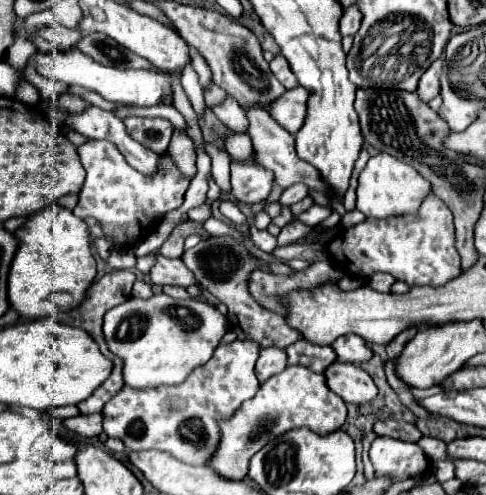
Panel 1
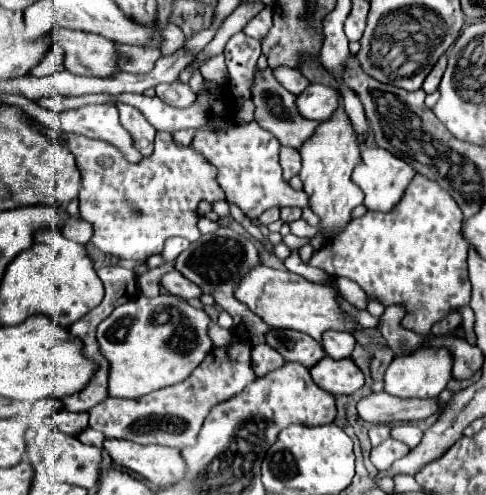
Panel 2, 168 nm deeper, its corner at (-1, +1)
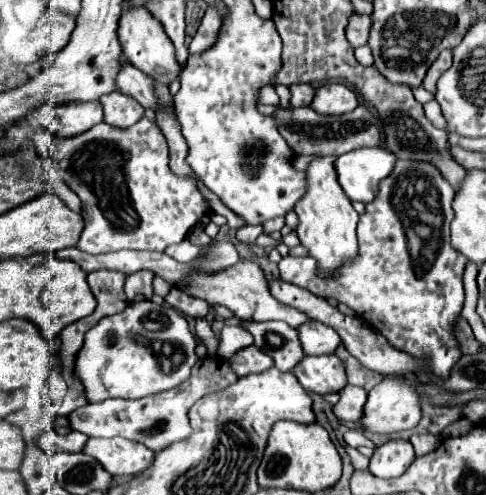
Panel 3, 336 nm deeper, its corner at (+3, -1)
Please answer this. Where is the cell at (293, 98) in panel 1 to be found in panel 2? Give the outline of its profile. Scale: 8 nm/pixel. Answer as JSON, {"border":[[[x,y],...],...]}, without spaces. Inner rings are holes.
{"border":[[[310,84],[300,96],[296,96],[296,106],[300,116],[308,120],[326,120],[338,108],[338,88],[324,84]]]}

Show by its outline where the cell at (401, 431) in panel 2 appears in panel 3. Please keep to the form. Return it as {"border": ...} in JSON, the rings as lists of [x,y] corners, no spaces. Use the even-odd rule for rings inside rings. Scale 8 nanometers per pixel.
{"border":[[[348,430],[348,432],[344,434],[344,442],[346,442],[348,446],[352,446],[352,448],[358,448],[358,446],[374,448],[374,444],[372,444],[364,434],[360,434],[360,430]]]}

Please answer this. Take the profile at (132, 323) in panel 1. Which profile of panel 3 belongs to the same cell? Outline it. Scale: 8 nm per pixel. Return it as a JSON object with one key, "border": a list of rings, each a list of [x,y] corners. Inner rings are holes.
{"border":[[[148,300],[132,302],[124,312],[106,316],[88,330],[84,346],[76,354],[74,374],[82,382],[82,394],[88,402],[102,402],[106,398],[136,400],[182,384],[198,362],[194,354],[196,344],[180,312]]]}

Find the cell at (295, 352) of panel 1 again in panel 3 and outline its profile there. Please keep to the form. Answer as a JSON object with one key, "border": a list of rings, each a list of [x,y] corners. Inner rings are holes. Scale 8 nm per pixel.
{"border":[[[250,322],[246,330],[254,336],[254,344],[272,356],[274,366],[282,372],[292,370],[304,358],[298,334],[286,322]]]}

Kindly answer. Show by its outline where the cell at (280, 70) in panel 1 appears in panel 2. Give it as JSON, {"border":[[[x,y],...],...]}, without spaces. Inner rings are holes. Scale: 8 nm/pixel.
{"border":[[[280,66],[274,68],[274,78],[292,94],[300,94],[310,82],[300,74],[298,68],[288,68],[288,66]]]}

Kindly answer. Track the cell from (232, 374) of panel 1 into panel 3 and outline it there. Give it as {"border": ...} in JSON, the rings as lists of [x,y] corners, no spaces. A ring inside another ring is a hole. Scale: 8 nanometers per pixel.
{"border":[[[204,358],[198,360],[198,364],[192,368],[192,374],[188,380],[184,380],[176,390],[166,390],[156,396],[140,398],[140,400],[104,400],[98,404],[86,404],[78,410],[74,410],[68,420],[70,428],[76,432],[82,432],[86,436],[100,436],[100,438],[112,438],[112,436],[122,436],[134,442],[142,442],[150,450],[158,452],[170,446],[172,442],[184,440],[190,436],[192,428],[188,422],[188,410],[196,400],[200,400],[206,394],[218,392],[232,382],[236,382],[238,376],[232,374],[232,368],[228,360],[224,358]]]}

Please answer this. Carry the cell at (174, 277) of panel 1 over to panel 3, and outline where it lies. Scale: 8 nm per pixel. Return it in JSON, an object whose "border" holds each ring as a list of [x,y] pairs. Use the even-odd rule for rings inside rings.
{"border":[[[170,290],[170,294],[166,296],[166,304],[170,304],[174,310],[186,314],[186,316],[192,316],[192,318],[204,318],[210,310],[208,302],[200,300],[200,298],[192,298],[192,296],[186,296],[184,292],[180,290]]]}

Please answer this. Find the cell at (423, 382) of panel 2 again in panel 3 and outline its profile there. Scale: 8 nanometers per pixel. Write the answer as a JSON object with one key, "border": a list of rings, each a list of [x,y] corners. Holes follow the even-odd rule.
{"border":[[[408,374],[402,380],[384,376],[384,380],[368,392],[364,414],[356,420],[358,428],[370,434],[394,434],[394,432],[414,428],[420,420],[420,400],[422,400],[422,396],[414,390],[414,384],[418,384],[418,378],[412,374]]]}

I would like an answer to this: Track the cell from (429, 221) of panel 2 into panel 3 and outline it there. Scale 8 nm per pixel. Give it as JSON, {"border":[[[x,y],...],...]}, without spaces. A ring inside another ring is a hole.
{"border":[[[398,160],[396,166],[394,166],[394,170],[392,170],[392,174],[390,174],[388,178],[384,178],[384,182],[380,182],[380,192],[376,194],[376,198],[374,198],[370,204],[366,204],[366,212],[360,216],[360,222],[358,222],[360,254],[358,254],[356,262],[352,260],[348,266],[342,266],[340,270],[336,270],[336,274],[334,274],[332,278],[318,278],[318,274],[316,274],[316,260],[312,260],[310,256],[306,256],[306,258],[284,256],[284,258],[280,260],[280,264],[278,264],[278,266],[280,266],[280,278],[286,280],[286,282],[292,282],[292,284],[296,284],[296,286],[302,286],[302,288],[310,290],[312,294],[316,294],[316,296],[320,296],[320,298],[336,298],[338,302],[342,302],[342,304],[346,304],[348,308],[352,308],[352,310],[358,314],[358,318],[362,318],[362,320],[364,320],[368,326],[372,326],[378,334],[384,334],[384,338],[390,342],[390,346],[394,346],[394,348],[400,350],[400,352],[410,354],[410,356],[416,358],[416,360],[424,360],[424,362],[426,362],[426,364],[424,364],[426,370],[414,372],[416,378],[418,378],[420,382],[430,384],[430,374],[432,374],[432,380],[436,380],[436,378],[450,378],[452,366],[454,366],[454,364],[460,360],[460,356],[462,356],[460,344],[458,344],[458,340],[456,340],[456,336],[454,336],[454,324],[456,324],[456,320],[460,318],[460,312],[462,312],[462,306],[464,306],[462,272],[464,272],[464,266],[466,266],[466,262],[468,262],[458,250],[454,250],[454,248],[450,246],[448,234],[450,234],[450,222],[452,222],[452,218],[454,218],[454,210],[452,210],[452,186],[448,186],[448,180],[440,174],[440,170],[436,170],[436,166],[432,166],[430,162],[402,162],[402,160]]]}

